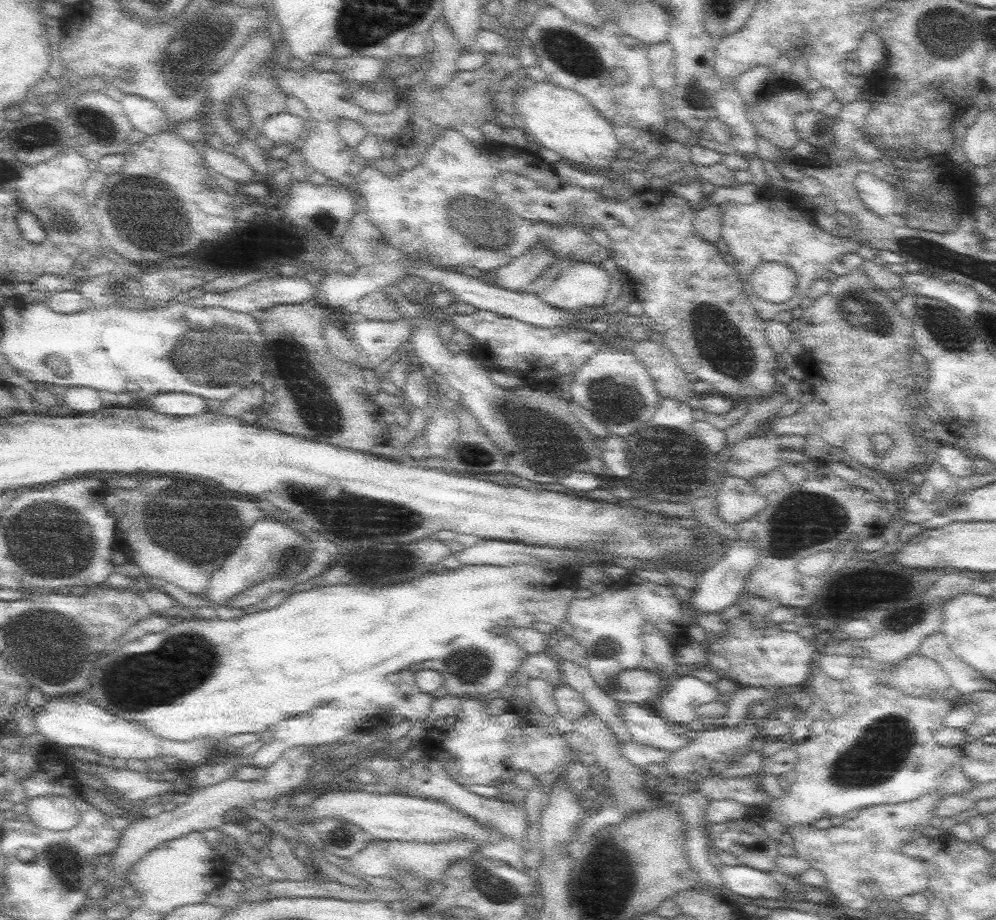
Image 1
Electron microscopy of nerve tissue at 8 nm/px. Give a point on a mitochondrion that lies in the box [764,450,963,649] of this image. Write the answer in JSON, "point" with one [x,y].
{"point":[819,521]}

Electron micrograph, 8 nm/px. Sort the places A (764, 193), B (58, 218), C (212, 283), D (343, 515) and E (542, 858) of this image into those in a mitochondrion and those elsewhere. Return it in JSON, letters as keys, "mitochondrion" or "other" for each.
{"A":"other","B":"mitochondrion","C":"other","D":"mitochondrion","E":"other"}

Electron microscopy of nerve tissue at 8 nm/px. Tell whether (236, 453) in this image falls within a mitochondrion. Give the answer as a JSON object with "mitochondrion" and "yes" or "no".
{"mitochondrion":"no"}

